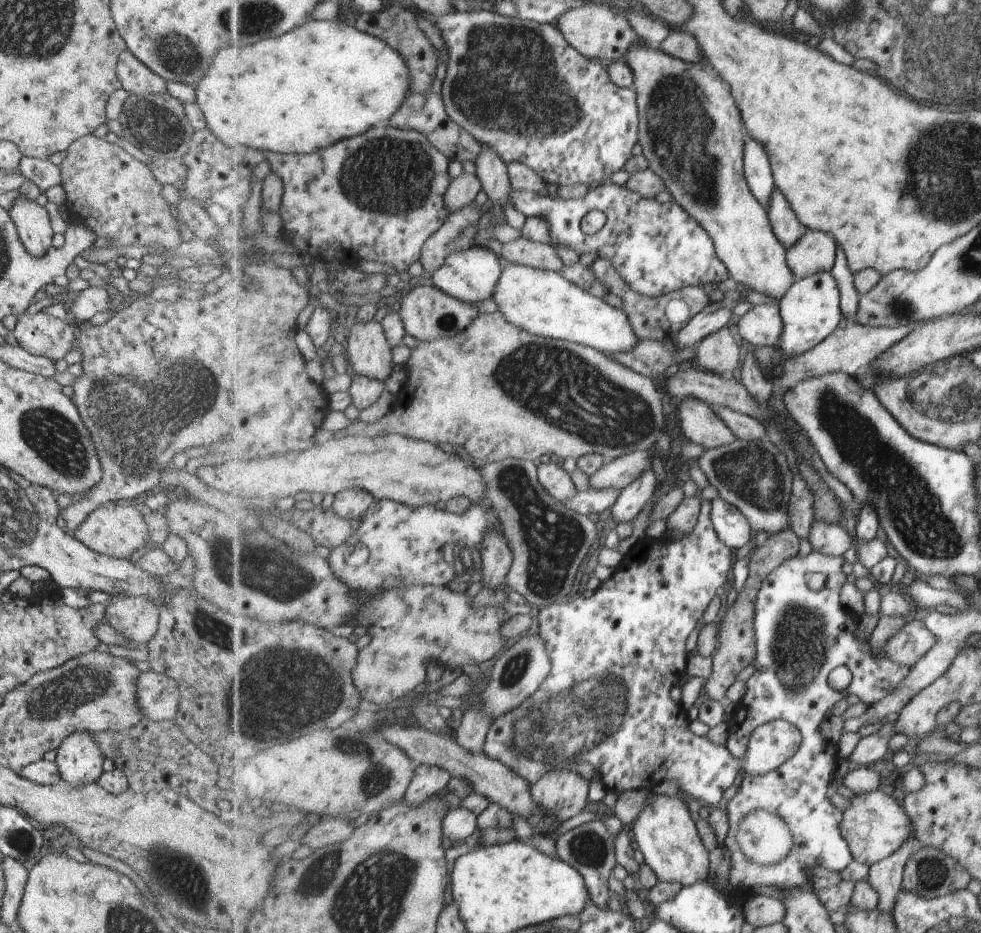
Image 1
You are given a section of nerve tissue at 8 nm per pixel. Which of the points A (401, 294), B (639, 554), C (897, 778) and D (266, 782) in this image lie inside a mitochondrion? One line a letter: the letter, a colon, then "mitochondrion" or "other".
A: other
B: other
C: other
D: other

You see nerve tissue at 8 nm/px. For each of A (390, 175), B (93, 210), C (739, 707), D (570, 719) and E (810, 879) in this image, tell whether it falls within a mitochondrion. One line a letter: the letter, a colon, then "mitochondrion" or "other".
A: mitochondrion
B: other
C: other
D: mitochondrion
E: other

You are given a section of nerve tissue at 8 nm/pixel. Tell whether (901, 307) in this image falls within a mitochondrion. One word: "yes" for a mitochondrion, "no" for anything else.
yes

